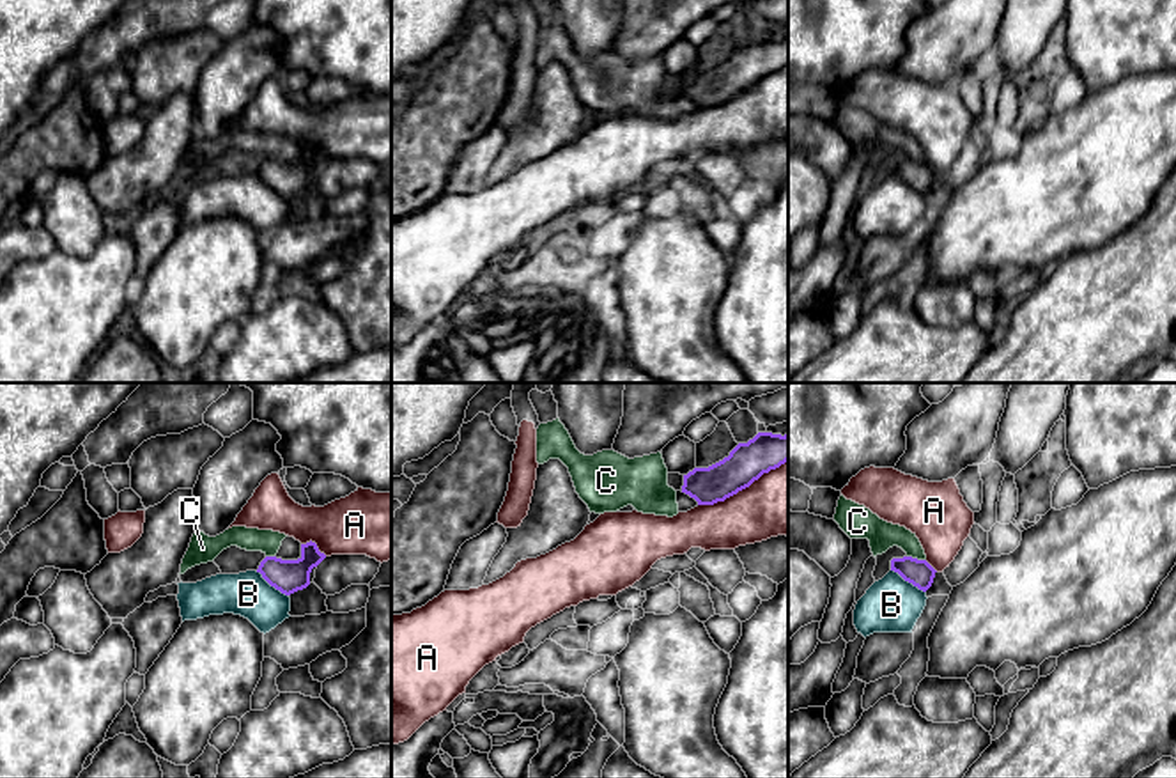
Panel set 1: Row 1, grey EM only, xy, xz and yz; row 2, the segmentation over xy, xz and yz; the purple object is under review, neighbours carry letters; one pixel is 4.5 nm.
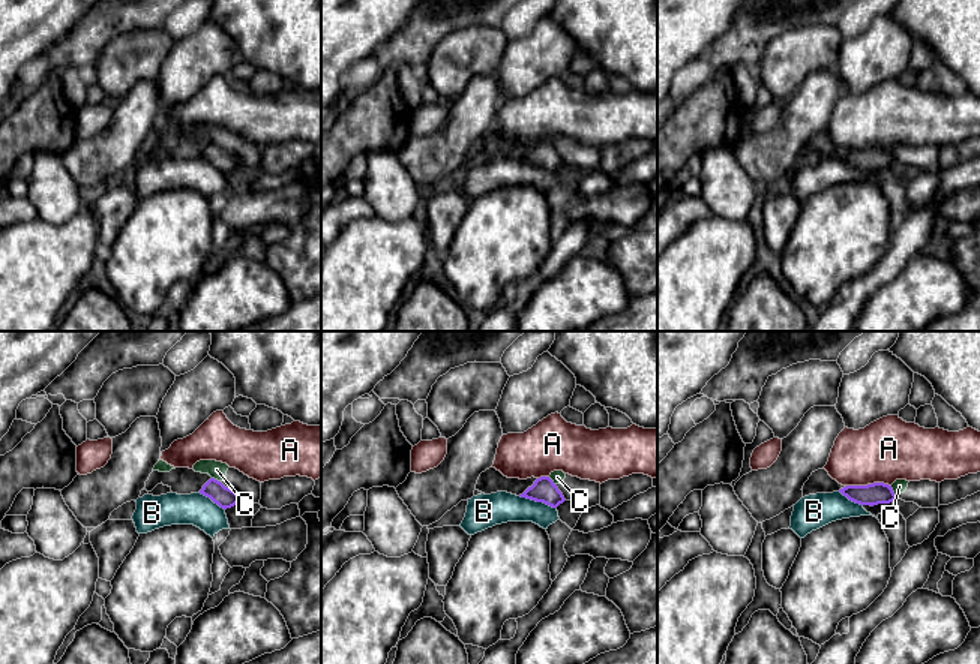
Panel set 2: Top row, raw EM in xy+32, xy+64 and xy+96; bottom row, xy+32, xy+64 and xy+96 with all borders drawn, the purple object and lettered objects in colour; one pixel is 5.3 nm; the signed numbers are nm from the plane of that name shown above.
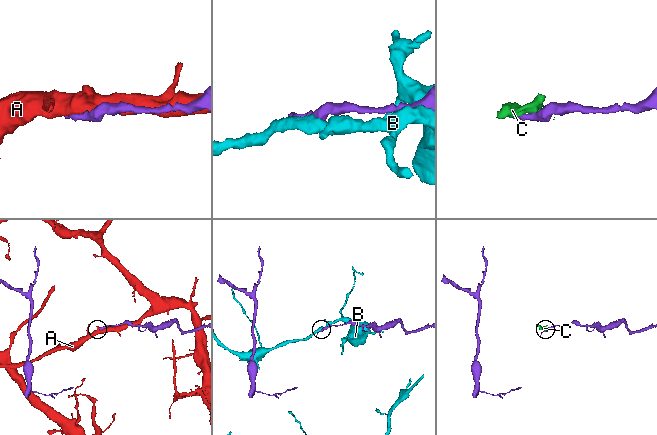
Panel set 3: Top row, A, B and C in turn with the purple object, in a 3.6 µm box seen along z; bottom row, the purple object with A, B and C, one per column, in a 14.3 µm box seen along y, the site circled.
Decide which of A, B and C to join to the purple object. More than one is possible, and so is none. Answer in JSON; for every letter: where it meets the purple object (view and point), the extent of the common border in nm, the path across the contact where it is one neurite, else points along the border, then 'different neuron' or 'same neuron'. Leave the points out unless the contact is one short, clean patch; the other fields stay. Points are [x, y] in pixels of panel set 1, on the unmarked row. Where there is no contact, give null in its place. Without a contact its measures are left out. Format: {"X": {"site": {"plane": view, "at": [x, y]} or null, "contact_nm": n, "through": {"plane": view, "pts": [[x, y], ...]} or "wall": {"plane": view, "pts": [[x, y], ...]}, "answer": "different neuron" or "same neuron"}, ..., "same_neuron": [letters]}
{"A": {"site": {"plane": "xz", "at": [742, 91]}, "contact_nm": 460, "answer": "different neuron"}, "B": {"site": {"plane": "yz", "at": [909, 185]}, "contact_nm": 190, "answer": "different neuron"}, "C": {"site": {"plane": "yz", "at": [916, 162]}, "contact_nm": 90, "wall": {"plane": "yz", "pts": [[907, 158], [925, 163]]}, "answer": "different neuron"}, "same_neuron": []}

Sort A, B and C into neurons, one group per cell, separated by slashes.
A / B / C

